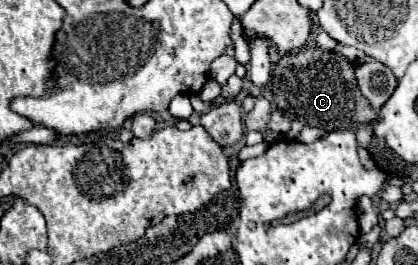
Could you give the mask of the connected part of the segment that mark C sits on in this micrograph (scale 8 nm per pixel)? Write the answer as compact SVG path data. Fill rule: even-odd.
M314 45L302 47L298 53L288 53L276 63L272 93L278 109L282 111L284 107L284 115L298 119L304 125L320 127L326 131L346 129L352 123L372 121L378 113L370 109L370 103L366 101L366 97L362 97L354 77L354 65L348 59L338 57L336 53L324 51Z

